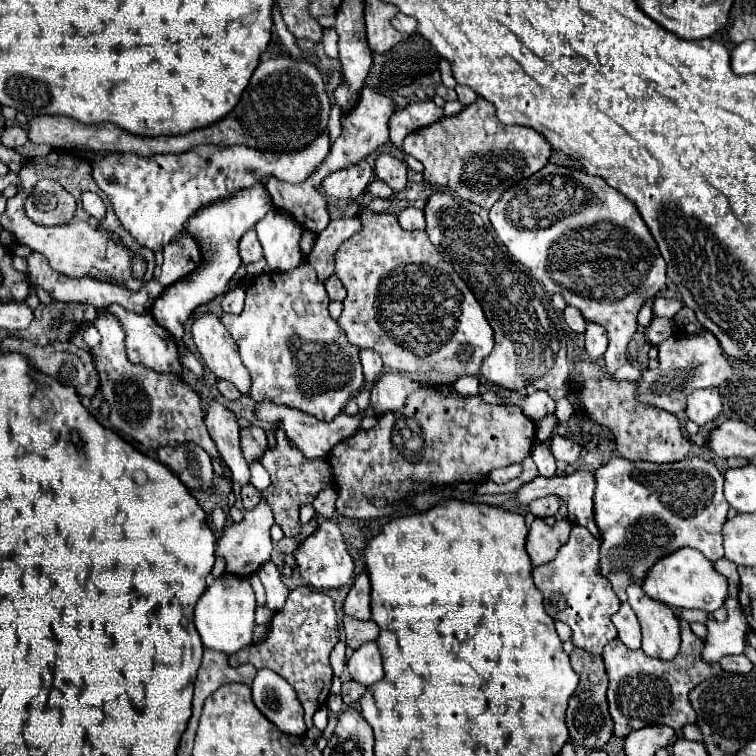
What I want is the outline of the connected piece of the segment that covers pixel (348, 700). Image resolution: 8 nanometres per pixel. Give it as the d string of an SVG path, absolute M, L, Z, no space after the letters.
M350 679L350 681L342 683L342 699L344 699L346 705L356 703L356 701L364 695L364 691L366 691L366 687L360 685L358 681L352 681L352 679Z

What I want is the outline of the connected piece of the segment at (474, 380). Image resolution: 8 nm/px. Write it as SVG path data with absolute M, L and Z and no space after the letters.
M460 377L454 381L454 389L462 395L476 395L478 393L478 377Z

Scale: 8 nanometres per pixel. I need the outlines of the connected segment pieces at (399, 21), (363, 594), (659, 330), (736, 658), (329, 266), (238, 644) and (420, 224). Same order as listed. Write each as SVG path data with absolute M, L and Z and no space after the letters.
M398 13L396 17L392 17L392 27L398 29L400 33L404 33L404 35L410 35L410 33L414 33L414 29L416 29L416 19L410 17L410 15Z
M360 573L354 579L354 585L344 601L344 613L352 615L356 619L368 619L370 617L370 579L366 573Z
M654 317L652 323L650 323L642 333L644 333L644 339L646 339L650 345L658 345L662 339L670 337L674 331L676 331L676 325L674 325L672 319Z
M726 655L720 659L720 665L724 671L738 671L738 673L744 673L748 671L748 659L744 655Z
M356 217L352 219L332 219L328 227L316 237L314 249L308 255L308 263L316 269L318 279L326 281L330 275L334 275L334 253L340 247L342 241L352 237L360 229L360 221Z
M222 573L212 583L212 587L204 591L194 609L194 625L200 633L202 643L226 655L234 655L242 647L248 647L252 643L252 633L256 629L254 609L256 609L256 599L250 581L246 577L234 577L230 573Z
M408 207L398 215L398 221L404 229L424 229L426 221L424 221L424 211L422 209L414 209Z

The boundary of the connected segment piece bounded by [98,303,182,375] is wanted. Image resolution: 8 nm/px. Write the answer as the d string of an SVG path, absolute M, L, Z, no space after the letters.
M116 303L98 309L98 317L104 315L104 313L112 313L112 317L116 317L120 321L120 325L126 333L126 353L128 353L128 359L132 363L142 363L144 367L160 371L160 373L176 373L176 375L182 373L182 365L180 365L180 359L178 359L178 347L176 347L174 337L164 327L160 327L150 313L136 315L136 313L122 309Z

